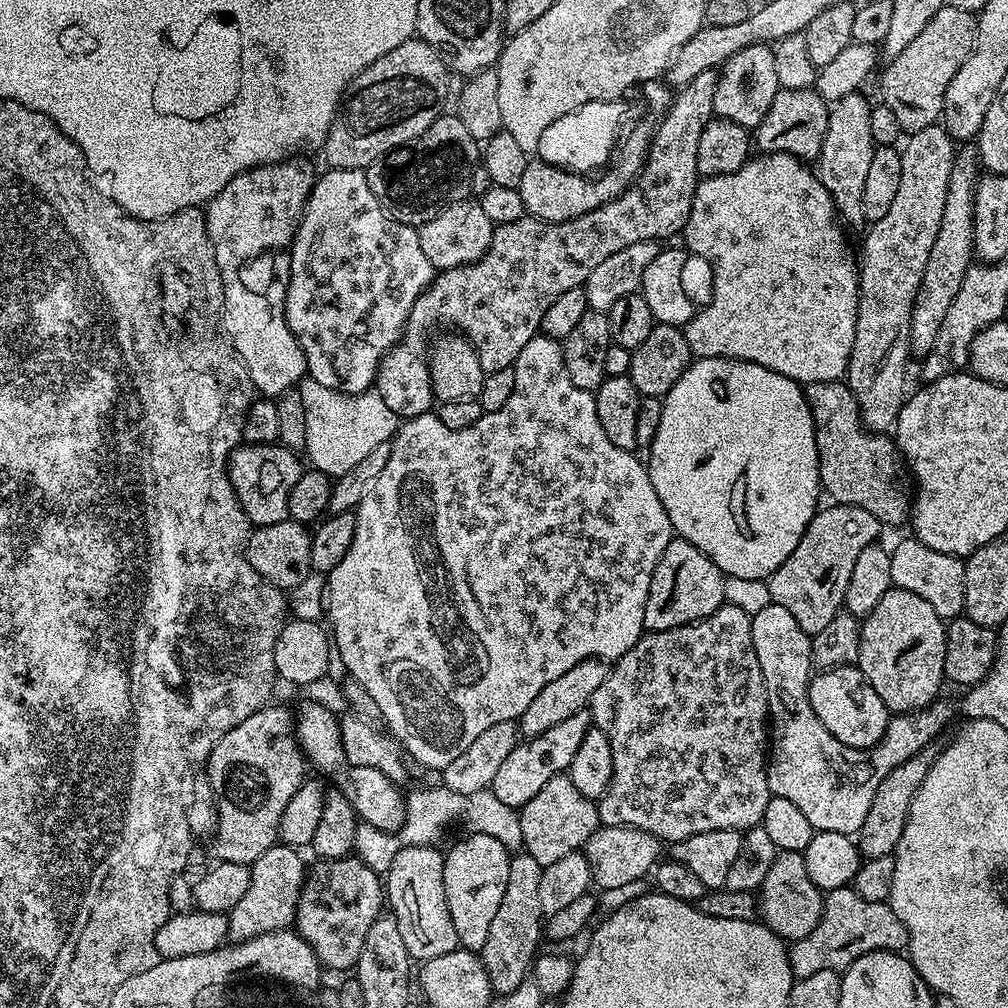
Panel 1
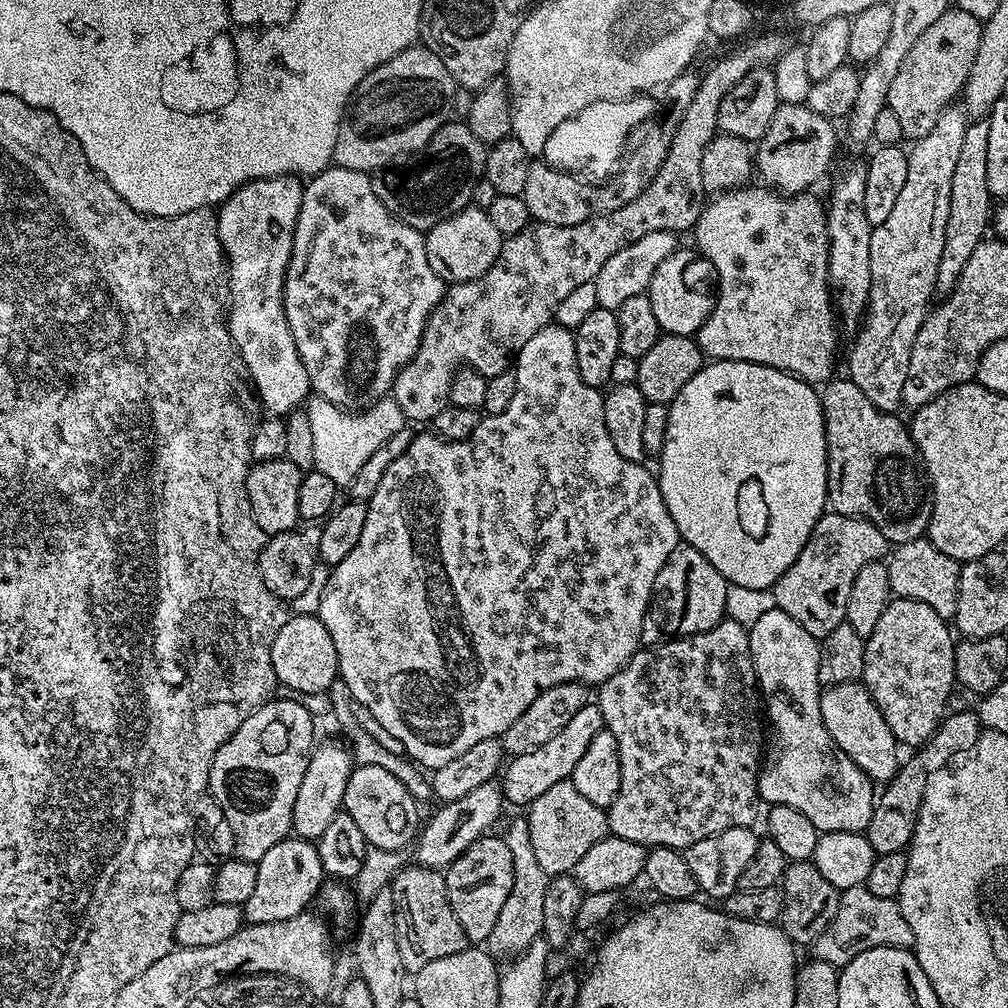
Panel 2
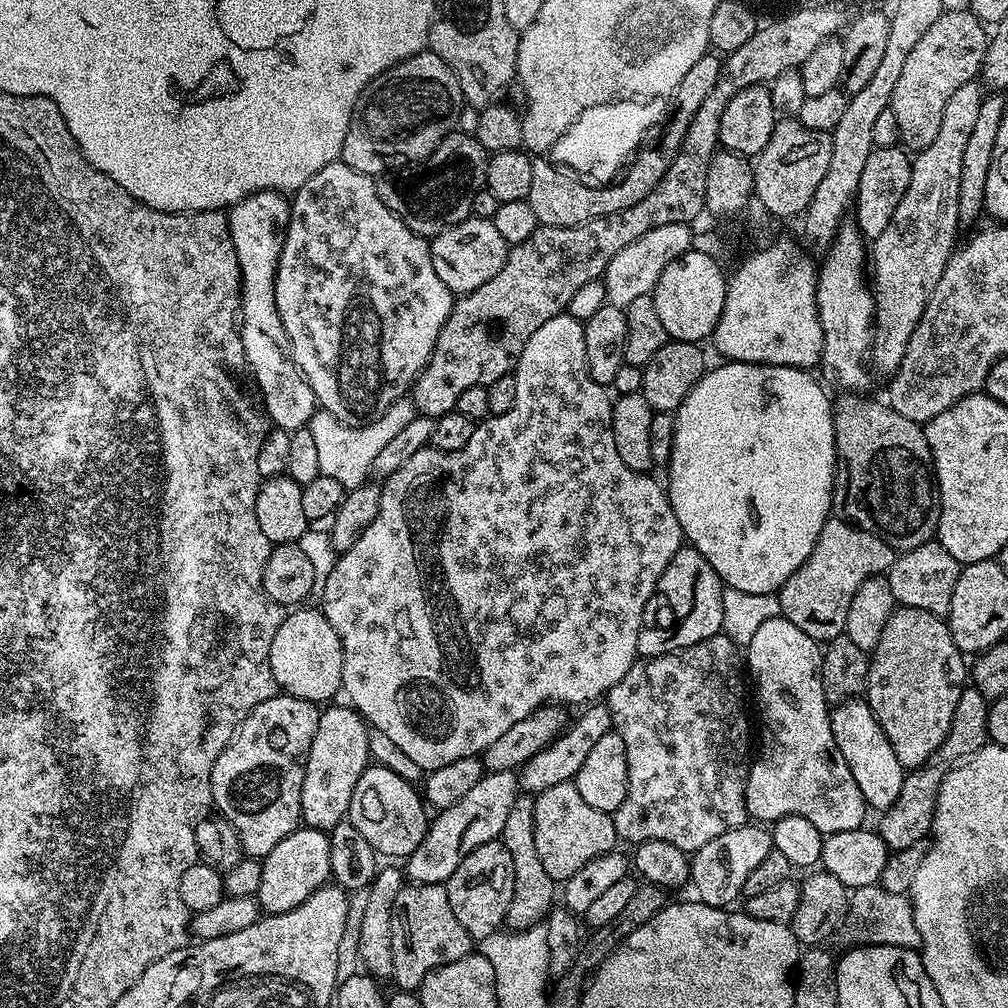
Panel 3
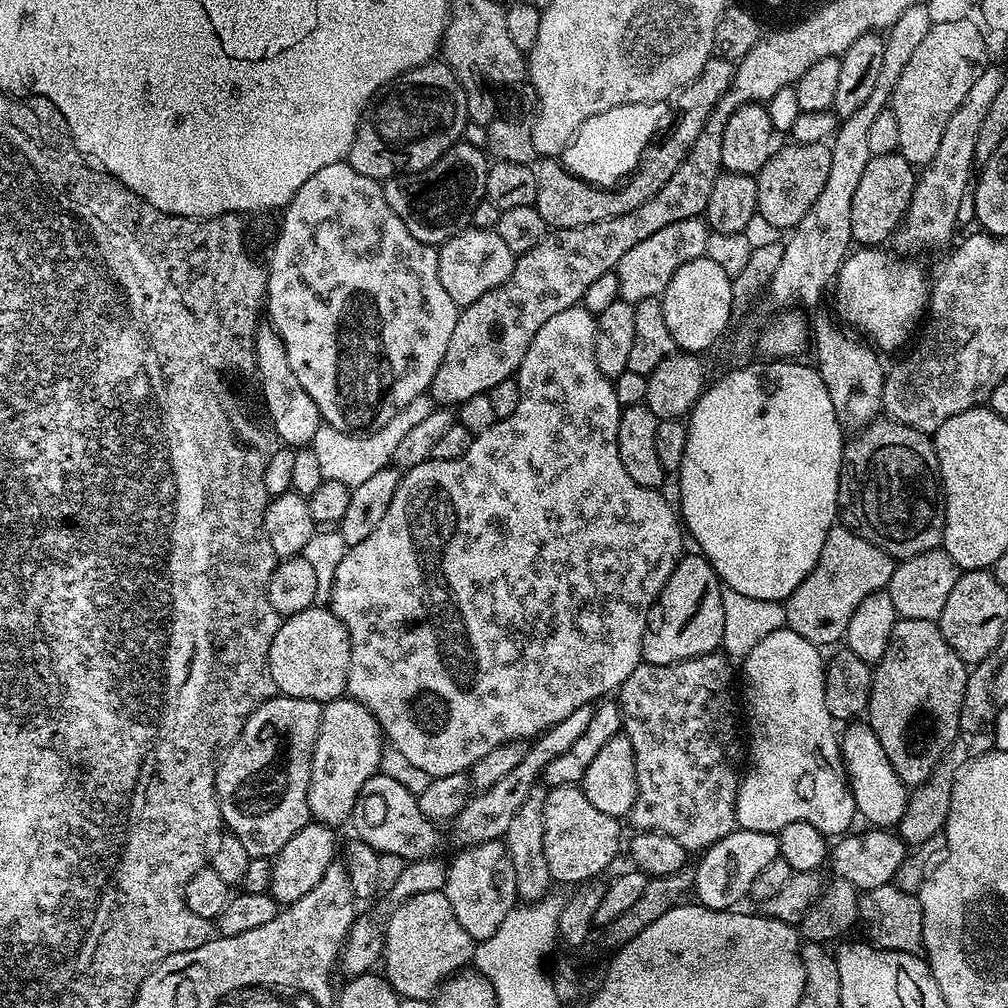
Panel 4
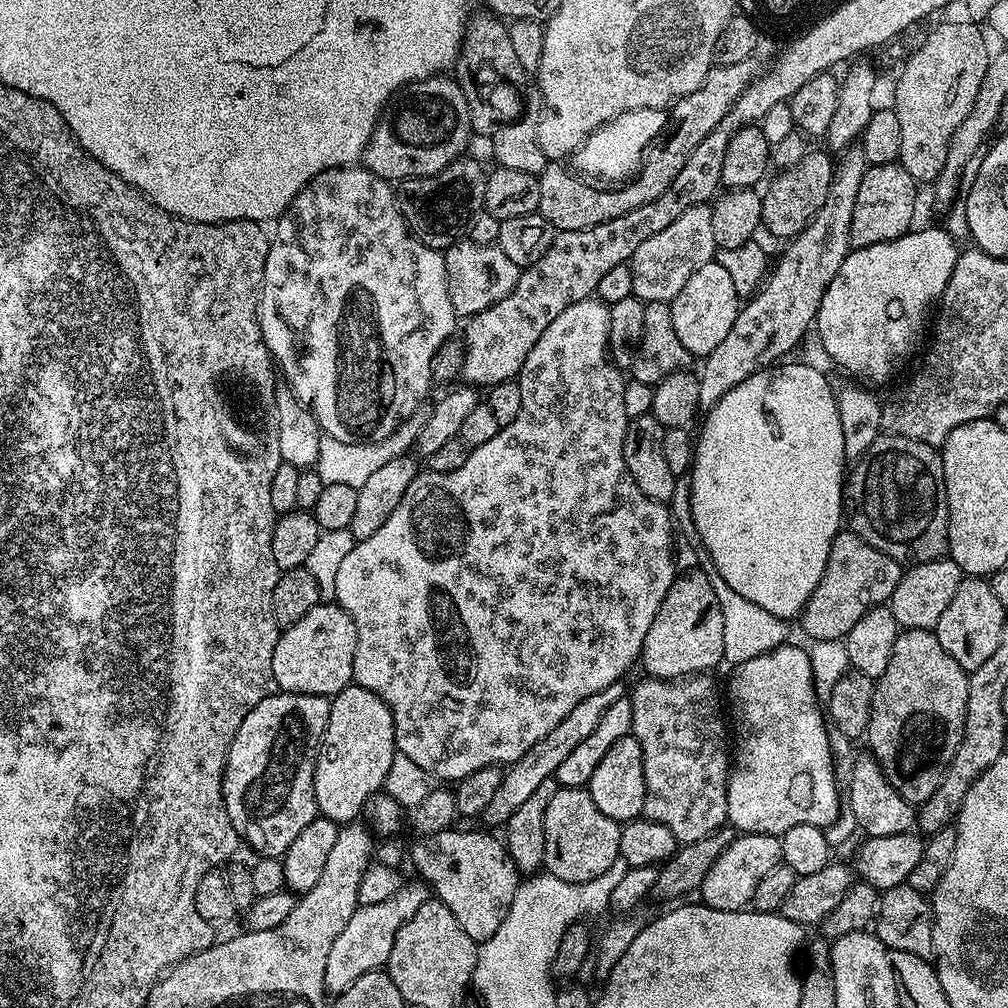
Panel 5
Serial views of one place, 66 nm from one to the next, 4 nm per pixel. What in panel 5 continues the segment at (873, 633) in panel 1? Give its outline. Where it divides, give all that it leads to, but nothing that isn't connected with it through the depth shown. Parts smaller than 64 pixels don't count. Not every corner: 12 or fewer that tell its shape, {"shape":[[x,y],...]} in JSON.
{"shape":[[905,628],[866,743],[925,804],[966,726],[969,673]]}

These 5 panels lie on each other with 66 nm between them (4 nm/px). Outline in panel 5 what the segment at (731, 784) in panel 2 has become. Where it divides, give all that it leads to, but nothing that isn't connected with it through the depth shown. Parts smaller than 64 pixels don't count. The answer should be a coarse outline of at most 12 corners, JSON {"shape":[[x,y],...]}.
{"shape":[[713,677],[631,689],[643,819],[681,845],[728,824]]}

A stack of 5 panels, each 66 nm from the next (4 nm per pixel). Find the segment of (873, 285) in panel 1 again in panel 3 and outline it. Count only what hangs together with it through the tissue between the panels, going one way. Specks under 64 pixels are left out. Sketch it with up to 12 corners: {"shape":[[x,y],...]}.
{"shape":[[981,81],[960,86],[871,241],[870,364],[895,373],[957,247]]}

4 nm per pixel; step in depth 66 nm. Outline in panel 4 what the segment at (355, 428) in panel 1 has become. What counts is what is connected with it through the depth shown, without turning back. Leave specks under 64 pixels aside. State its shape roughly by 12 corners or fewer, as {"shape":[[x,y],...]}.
{"shape":[[431,395],[367,434],[321,423],[310,447],[324,479],[350,489],[389,467],[434,411]]}

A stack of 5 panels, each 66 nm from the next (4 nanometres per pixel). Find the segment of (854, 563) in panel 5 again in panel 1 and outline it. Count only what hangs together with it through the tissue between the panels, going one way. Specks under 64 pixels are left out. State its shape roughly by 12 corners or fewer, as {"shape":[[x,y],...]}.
{"shape":[[870,510],[817,511],[767,579],[809,634],[842,611],[858,554],[881,539]]}

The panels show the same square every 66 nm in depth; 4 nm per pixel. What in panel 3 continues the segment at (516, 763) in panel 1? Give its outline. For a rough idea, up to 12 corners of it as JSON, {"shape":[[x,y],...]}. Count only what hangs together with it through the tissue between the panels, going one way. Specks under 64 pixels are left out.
{"shape":[[589,703],[519,769],[525,793],[575,781],[602,734],[607,703]]}

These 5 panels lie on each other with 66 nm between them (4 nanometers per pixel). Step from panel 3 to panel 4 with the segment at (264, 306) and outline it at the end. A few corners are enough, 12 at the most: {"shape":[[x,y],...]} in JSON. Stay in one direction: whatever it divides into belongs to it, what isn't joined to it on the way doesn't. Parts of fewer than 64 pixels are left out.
{"shape":[[271,323],[256,330],[256,372],[277,441],[311,445],[322,423]]}

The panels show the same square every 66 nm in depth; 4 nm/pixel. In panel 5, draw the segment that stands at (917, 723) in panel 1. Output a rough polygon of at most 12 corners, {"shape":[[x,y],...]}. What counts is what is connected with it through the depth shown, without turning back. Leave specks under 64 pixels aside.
{"shape":[[809,653],[731,669],[728,824],[783,836],[842,809]]}

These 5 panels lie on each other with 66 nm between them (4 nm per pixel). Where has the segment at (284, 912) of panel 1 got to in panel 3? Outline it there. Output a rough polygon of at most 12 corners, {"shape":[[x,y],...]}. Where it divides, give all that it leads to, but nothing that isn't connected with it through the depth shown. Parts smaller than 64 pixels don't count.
{"shape":[[298,826],[262,858],[256,903],[302,906],[329,883],[328,833]]}

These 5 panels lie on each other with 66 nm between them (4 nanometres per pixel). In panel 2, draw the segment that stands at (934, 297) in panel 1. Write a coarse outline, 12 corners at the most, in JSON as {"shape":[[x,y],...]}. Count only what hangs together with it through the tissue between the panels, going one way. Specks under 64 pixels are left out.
{"shape":[[973,119],[950,178],[938,262],[947,294],[985,239],[994,197],[986,178],[987,119]]}

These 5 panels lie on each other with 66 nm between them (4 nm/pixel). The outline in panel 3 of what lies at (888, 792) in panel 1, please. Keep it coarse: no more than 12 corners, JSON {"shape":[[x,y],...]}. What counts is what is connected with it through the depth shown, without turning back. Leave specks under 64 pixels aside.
{"shape":[[965,687],[950,734],[879,817],[892,852],[932,831],[949,767],[989,743],[989,701]]}

